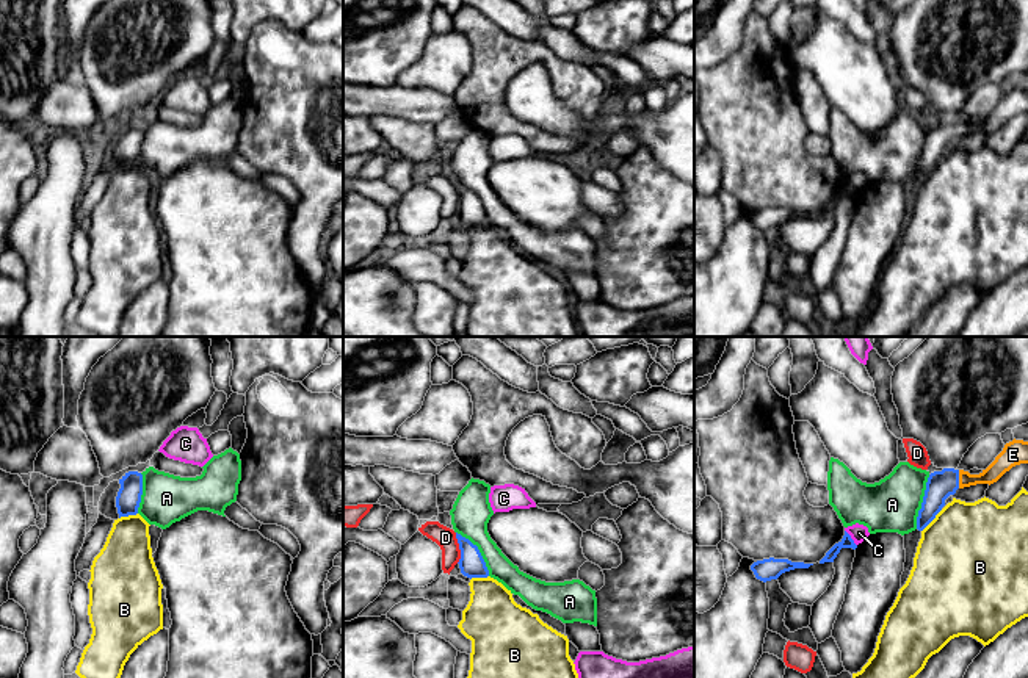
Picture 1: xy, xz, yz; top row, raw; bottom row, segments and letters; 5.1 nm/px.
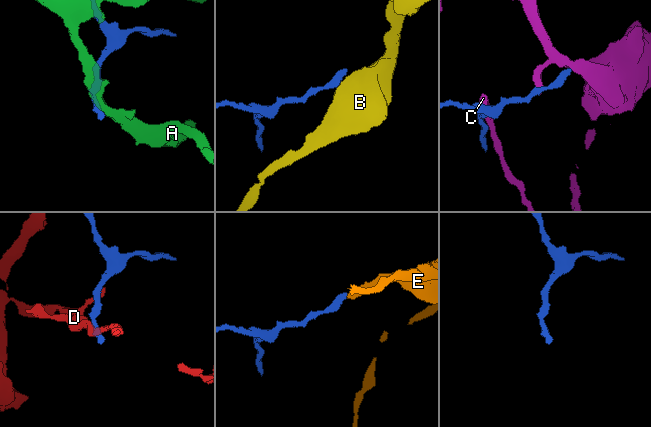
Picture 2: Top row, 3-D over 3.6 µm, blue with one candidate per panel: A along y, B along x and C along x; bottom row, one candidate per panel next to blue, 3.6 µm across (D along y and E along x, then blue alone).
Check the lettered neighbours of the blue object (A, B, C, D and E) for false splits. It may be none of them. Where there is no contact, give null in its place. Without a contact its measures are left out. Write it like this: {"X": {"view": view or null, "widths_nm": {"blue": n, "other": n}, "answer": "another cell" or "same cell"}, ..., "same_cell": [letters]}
{"A": {"view": "yz", "widths_nm": {"blue": 140, "other": 280}, "answer": "another cell"}, "B": {"view": "yz", "widths_nm": {"blue": 140, "other": 500}, "answer": "another cell"}, "C": {"view": "yz", "widths_nm": {"blue": 60, "other": 90}, "answer": "another cell"}, "D": {"view": "xz", "widths_nm": {"blue": 130, "other": 110}, "answer": "another cell"}, "E": {"view": "yz", "widths_nm": {"blue": 140, "other": 100}, "answer": "same cell"}, "same_cell": ["E"]}

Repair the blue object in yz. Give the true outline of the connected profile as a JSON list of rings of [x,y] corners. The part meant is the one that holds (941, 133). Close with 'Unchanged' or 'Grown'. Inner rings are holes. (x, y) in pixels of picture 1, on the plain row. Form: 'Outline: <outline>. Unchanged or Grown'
Outline: [[[1012,89],[1004,94],[995,110],[979,124],[970,124],[964,119],[943,117],[929,124],[921,158],[917,166],[917,179],[923,180],[942,160],[945,149],[954,144],[957,138],[994,133],[1012,116],[1028,113],[1028,91]]]. Grown

